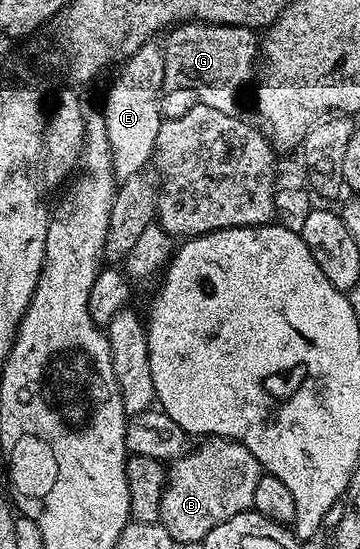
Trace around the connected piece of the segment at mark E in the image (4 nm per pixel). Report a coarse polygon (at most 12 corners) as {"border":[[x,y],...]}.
{"border":[[149,40],[102,114],[117,180],[141,173],[163,123],[163,48]]}

